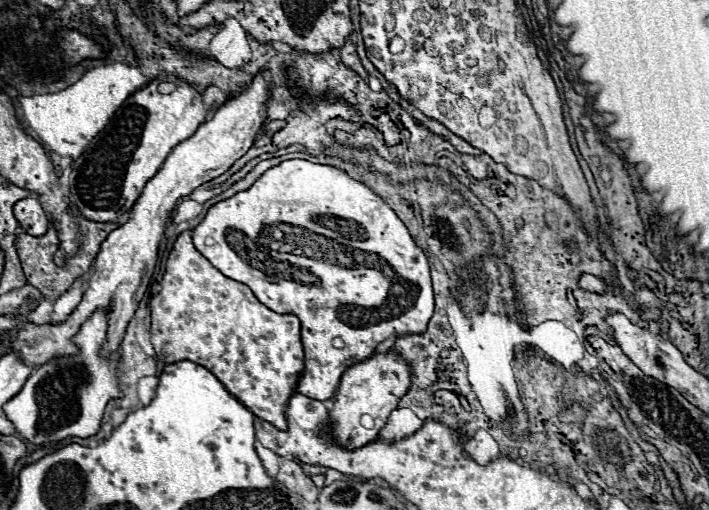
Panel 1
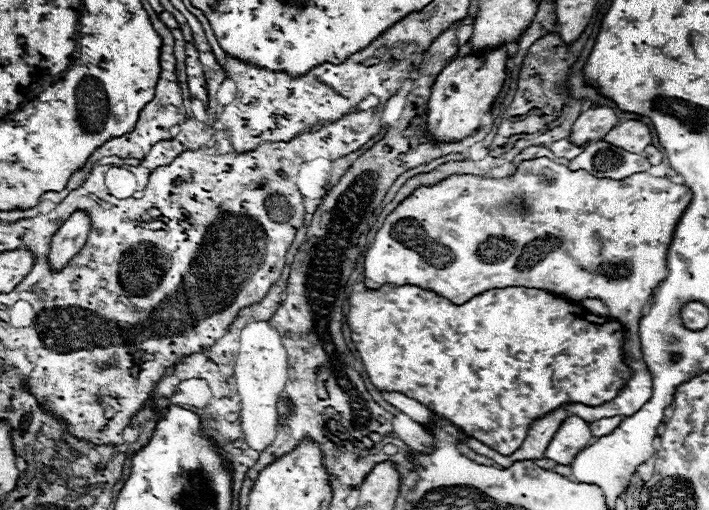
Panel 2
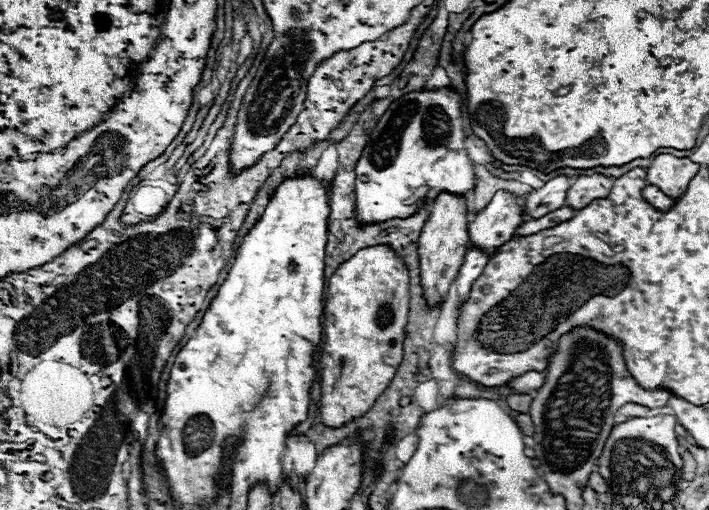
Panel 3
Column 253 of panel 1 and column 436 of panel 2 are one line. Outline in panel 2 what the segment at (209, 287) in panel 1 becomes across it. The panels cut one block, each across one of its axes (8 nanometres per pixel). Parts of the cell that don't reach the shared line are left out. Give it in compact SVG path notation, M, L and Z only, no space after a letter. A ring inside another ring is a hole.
M362 274L354 282L354 290L352 290L348 300L350 300L348 326L352 330L352 342L362 356L364 368L366 368L372 384L382 392L404 392L406 396L418 400L420 404L424 404L432 412L444 416L456 428L464 430L472 438L488 444L490 448L494 448L500 454L516 452L522 446L522 442L528 434L528 428L534 420L546 416L548 412L552 412L552 410L556 410L564 404L572 404L572 402L574 404L586 404L586 406L600 406L604 402L610 402L618 396L618 392L624 388L624 384L632 378L632 370L622 360L626 328L614 318L604 318L604 316L596 316L596 314L576 316L574 314L576 302L572 302L568 298L562 298L554 292L546 292L546 290L538 290L538 288L526 288L526 286L492 288L492 290L486 290L486 292L482 292L482 294L478 294L478 296L474 296L468 302L458 306L458 304L452 304L448 298L436 294L434 290L424 290L424 288L418 288L418 286L412 286L412 284L404 284L404 286L384 284L378 290L370 290L370 288L366 288L364 274Z

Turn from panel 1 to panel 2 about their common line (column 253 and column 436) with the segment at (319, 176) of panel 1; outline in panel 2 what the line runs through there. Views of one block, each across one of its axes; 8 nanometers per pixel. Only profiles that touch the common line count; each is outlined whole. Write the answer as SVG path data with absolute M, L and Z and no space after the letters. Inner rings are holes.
M548 158L526 160L518 166L516 176L504 180L454 174L440 184L420 186L386 216L384 226L366 252L366 284L368 288L382 284L416 284L440 292L454 304L462 304L480 292L506 286L544 288L572 300L596 296L608 304L610 316L628 328L624 362L634 368L634 376L614 400L602 406L566 404L562 408L568 408L570 414L586 422L600 420L600 416L632 416L652 396L652 378L640 352L638 322L644 304L668 274L668 246L690 202L692 190L668 178L656 178L648 172L638 172L624 180L596 178L586 170L574 172Z

